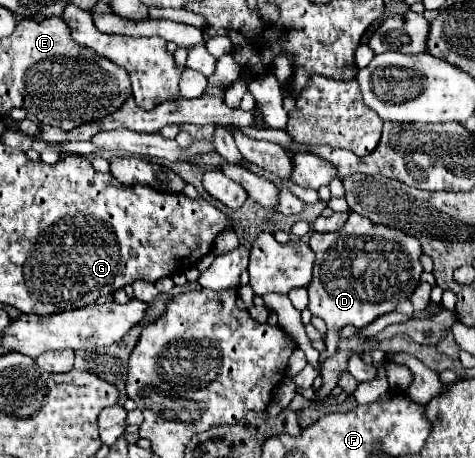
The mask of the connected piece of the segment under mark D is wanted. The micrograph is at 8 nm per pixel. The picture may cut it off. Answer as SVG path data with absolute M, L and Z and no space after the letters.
M357 212L349 214L349 220L339 232L313 232L309 246L317 256L313 266L309 310L313 316L319 316L321 320L325 320L327 324L325 342L329 344L333 344L333 340L339 342L339 332L347 324L353 324L355 328L363 328L371 324L377 316L395 310L397 302L403 298L409 298L409 294L415 290L415 286L419 284L419 276L423 272L419 264L421 244L417 238L395 228L373 224L369 218L363 218Z

